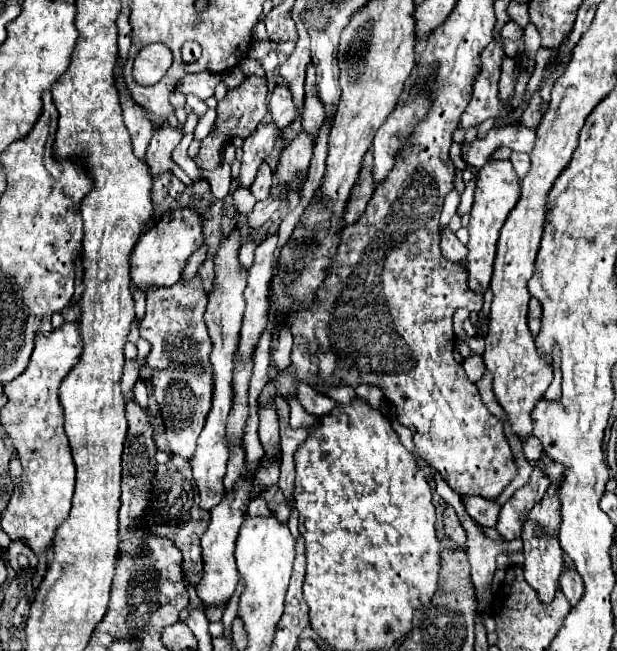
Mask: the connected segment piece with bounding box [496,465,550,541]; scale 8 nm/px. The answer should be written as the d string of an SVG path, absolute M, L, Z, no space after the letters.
M536 465L534 473L528 481L528 485L524 485L522 489L518 489L504 505L496 523L496 531L500 533L502 541L512 541L520 537L522 531L522 523L526 521L528 511L536 505L536 501L540 501L540 497L546 493L550 481L540 473L542 467Z

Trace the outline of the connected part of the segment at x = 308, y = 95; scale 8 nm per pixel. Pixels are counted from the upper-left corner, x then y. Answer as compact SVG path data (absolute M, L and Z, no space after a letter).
M308 65L308 69L306 69L306 93L304 93L304 107L300 113L300 121L302 121L302 129L312 133L314 145L316 145L318 131L320 131L324 119L326 119L326 111L318 99L318 93L316 93L316 71L314 71L314 65Z

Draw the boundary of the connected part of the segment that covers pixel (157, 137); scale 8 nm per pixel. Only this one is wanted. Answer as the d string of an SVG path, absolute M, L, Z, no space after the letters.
M162 127L160 131L154 131L154 137L146 151L146 163L150 165L154 177L162 175L164 171L172 170L185 186L189 186L194 181L170 159L174 147L182 141L182 137L184 137L184 133L178 129L172 129L172 127Z

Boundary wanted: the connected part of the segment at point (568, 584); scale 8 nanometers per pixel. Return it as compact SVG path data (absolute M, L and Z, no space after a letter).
M566 569L562 573L562 577L560 577L560 585L562 585L562 593L568 597L570 605L574 607L576 601L580 601L580 597L584 595L584 581L582 581L582 577L576 571Z

